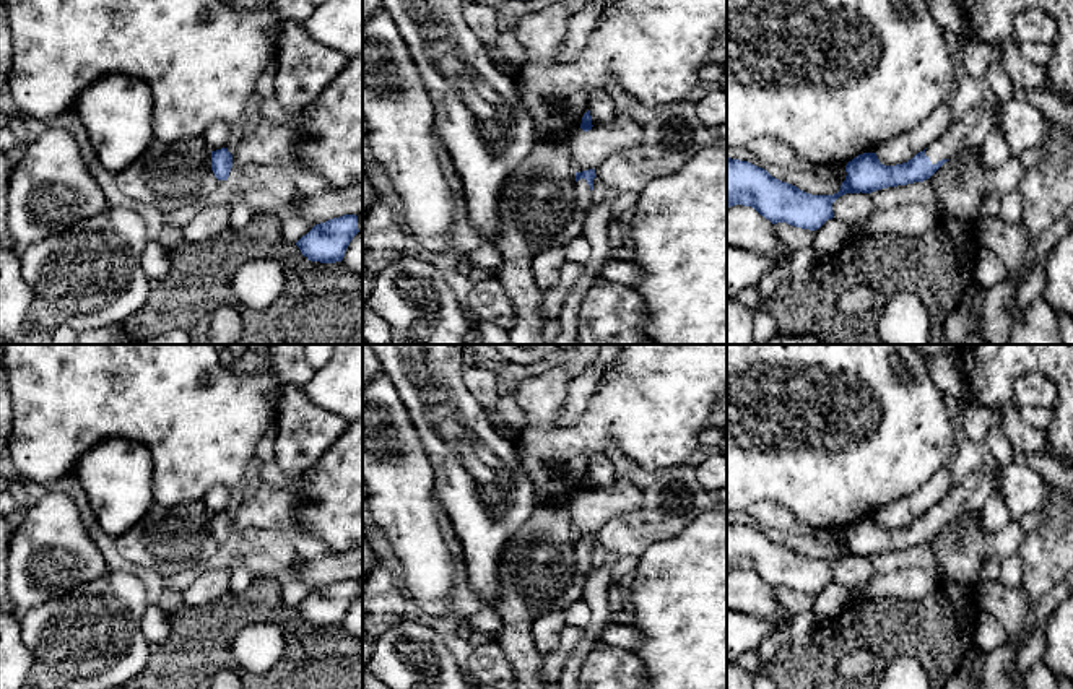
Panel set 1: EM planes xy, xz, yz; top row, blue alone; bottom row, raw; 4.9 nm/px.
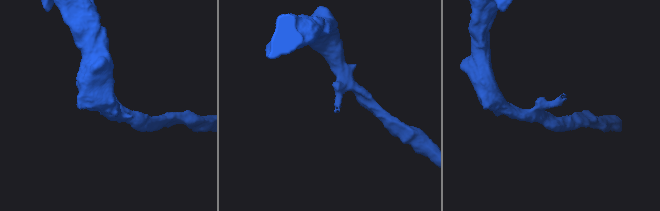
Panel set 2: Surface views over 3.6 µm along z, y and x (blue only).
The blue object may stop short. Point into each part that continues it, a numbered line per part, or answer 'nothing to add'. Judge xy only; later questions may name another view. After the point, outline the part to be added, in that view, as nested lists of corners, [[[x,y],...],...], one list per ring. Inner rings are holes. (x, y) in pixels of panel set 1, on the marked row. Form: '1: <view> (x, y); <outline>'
nothing to add

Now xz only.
1: xz (582, 189); [[[585,179],[576,182],[577,205],[587,213],[595,203],[592,200],[592,190]]]

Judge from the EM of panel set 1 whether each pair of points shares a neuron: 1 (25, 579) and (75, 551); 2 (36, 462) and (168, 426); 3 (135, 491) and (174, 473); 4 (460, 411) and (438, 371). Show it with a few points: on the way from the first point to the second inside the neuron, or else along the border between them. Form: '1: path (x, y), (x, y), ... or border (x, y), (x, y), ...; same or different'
1: path (38, 569), (52, 554), (62, 554); same
2: path (69, 429), (75, 423), (135, 423); same
3: border (147, 447), (152, 457), (152, 496), (155, 501); different
4: path (451, 402), (438, 389), (438, 381); same

